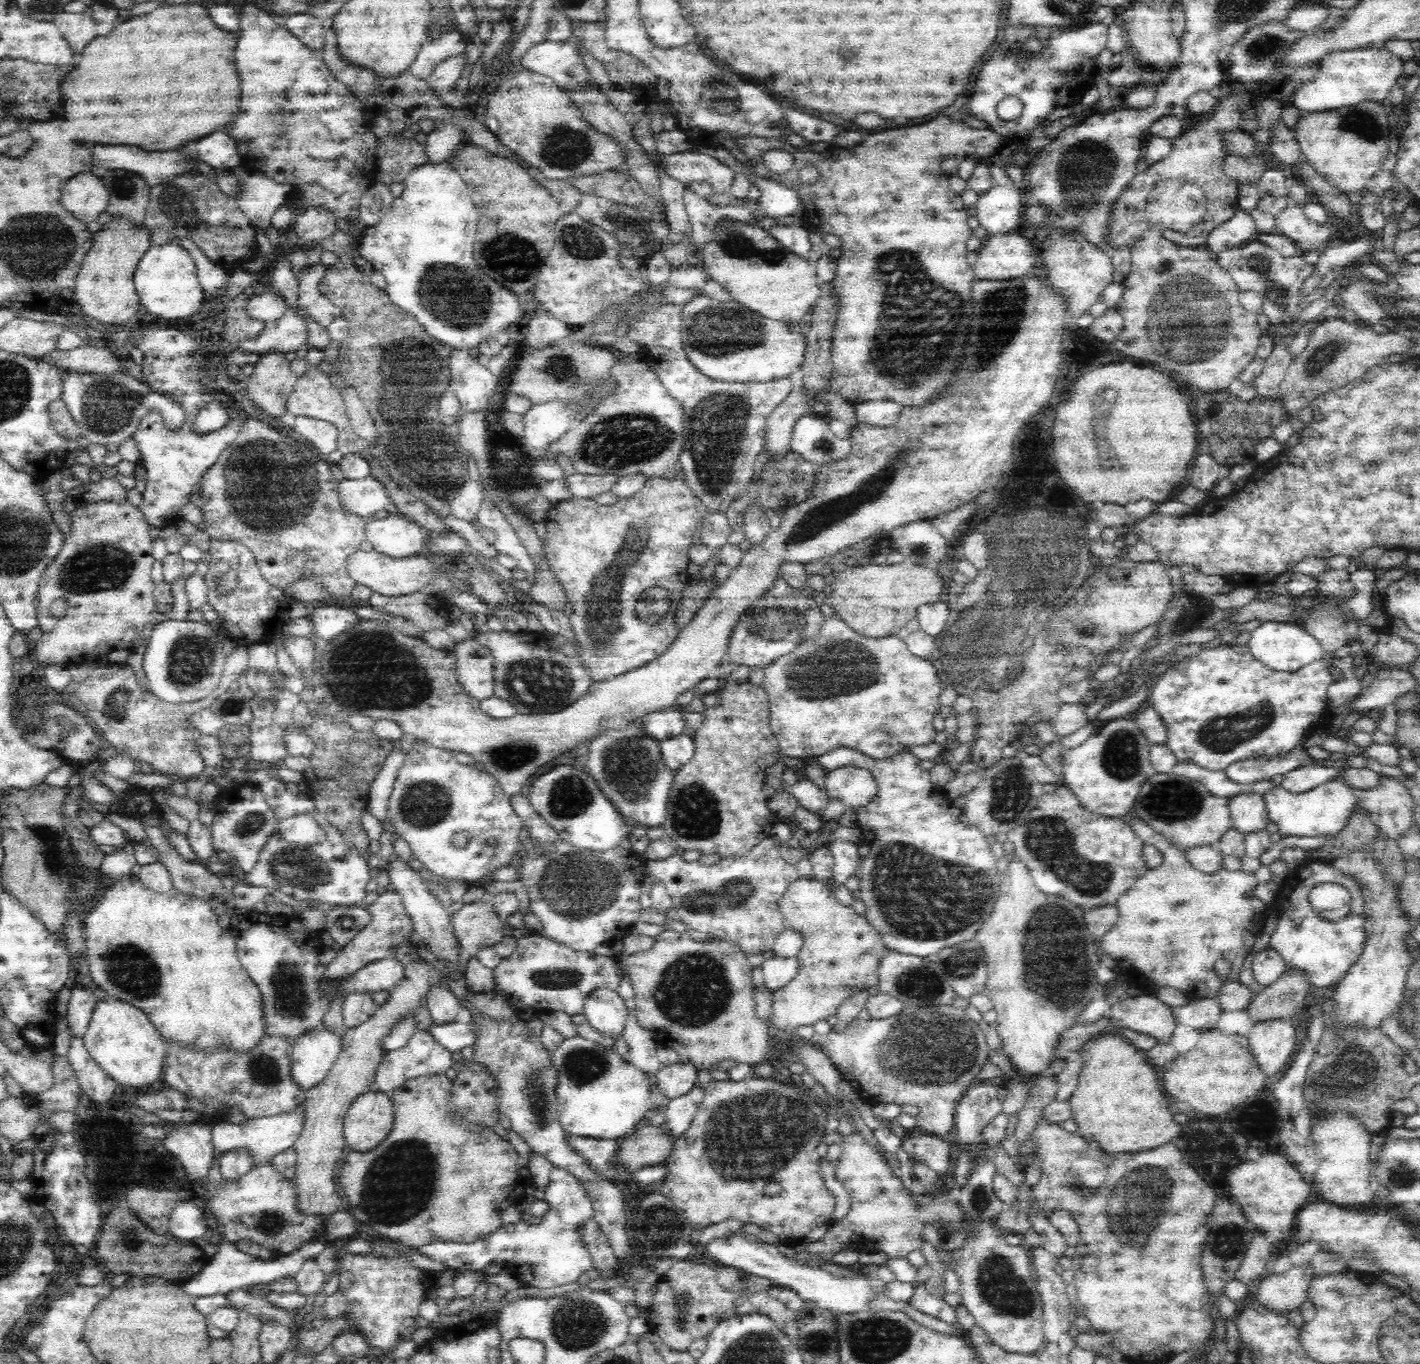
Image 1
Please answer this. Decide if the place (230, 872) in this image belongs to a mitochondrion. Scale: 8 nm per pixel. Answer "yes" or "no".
no

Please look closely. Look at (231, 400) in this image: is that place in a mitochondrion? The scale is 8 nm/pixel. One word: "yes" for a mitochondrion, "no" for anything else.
no

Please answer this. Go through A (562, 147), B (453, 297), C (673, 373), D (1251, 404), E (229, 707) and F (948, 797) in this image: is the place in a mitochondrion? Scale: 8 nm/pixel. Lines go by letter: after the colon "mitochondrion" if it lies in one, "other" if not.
A: mitochondrion
B: mitochondrion
C: other
D: other
E: mitochondrion
F: other

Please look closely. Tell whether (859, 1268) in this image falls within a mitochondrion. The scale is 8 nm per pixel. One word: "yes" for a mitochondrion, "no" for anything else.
no

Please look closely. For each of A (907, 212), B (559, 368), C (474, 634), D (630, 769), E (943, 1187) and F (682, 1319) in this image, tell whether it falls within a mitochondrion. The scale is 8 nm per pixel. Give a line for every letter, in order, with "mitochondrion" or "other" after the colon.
A: other
B: mitochondrion
C: other
D: mitochondrion
E: other
F: mitochondrion

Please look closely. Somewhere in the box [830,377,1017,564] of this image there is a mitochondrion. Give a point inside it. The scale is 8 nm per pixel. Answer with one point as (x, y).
(919, 550)

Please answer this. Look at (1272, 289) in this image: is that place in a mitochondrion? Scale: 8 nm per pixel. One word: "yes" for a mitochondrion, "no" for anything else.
yes

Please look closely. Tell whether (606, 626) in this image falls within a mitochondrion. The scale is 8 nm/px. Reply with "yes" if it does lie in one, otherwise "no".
yes

